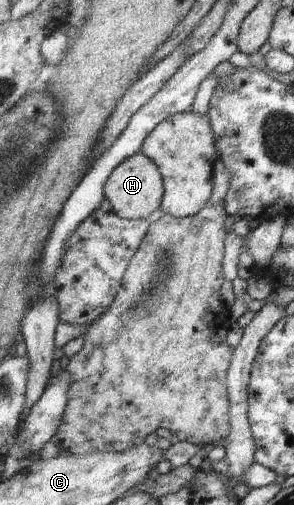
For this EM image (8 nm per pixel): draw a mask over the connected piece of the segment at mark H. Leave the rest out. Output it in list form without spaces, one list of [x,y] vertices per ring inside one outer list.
[[[142,151],[119,164],[112,171],[104,188],[105,198],[112,203],[115,213],[129,221],[147,219],[152,212],[160,209],[164,192],[164,180],[160,169],[146,154],[142,154]]]

